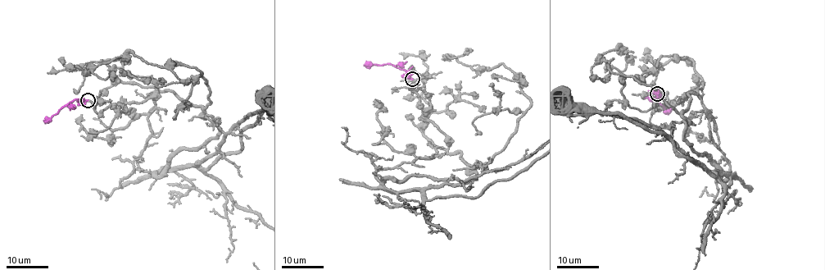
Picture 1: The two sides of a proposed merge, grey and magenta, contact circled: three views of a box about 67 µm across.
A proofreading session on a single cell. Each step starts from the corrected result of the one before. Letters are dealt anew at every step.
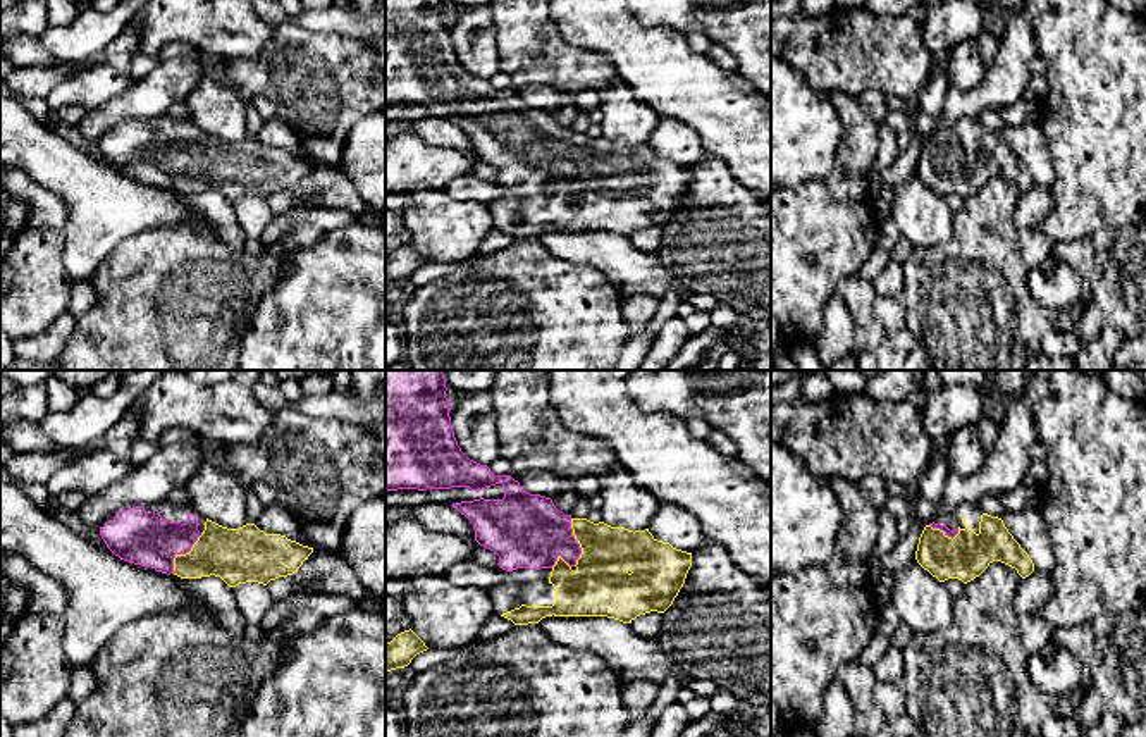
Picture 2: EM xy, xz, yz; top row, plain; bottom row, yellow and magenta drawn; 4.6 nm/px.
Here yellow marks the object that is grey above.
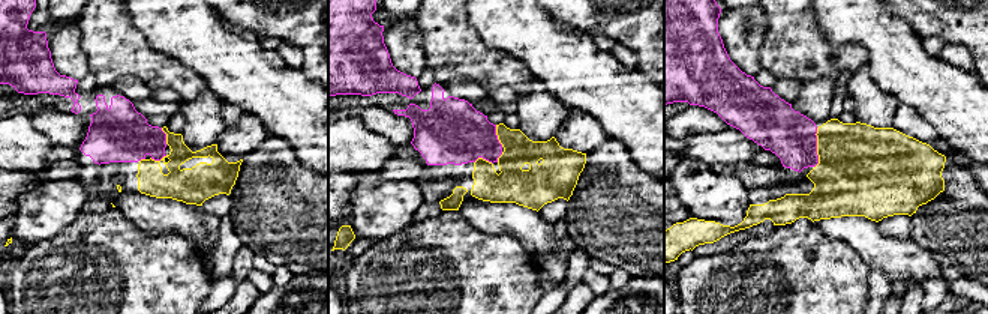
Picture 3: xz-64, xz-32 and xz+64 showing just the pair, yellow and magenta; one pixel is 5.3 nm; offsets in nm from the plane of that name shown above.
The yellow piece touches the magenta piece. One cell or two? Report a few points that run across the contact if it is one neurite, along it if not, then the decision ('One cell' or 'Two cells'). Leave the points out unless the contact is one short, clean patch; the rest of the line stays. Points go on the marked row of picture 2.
Line: xy (234, 555), (181, 555), (174, 548), (131, 536). One cell

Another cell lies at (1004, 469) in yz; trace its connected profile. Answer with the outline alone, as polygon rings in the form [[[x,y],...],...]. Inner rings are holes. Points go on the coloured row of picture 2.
[[[1034,370],[1022,394],[1000,417],[1000,432],[983,467],[972,475],[950,470],[945,479],[945,513],[955,513],[962,503],[979,505],[984,496],[1014,491],[1031,467],[1029,449],[1038,443],[1034,405],[1050,393],[1053,370]]]

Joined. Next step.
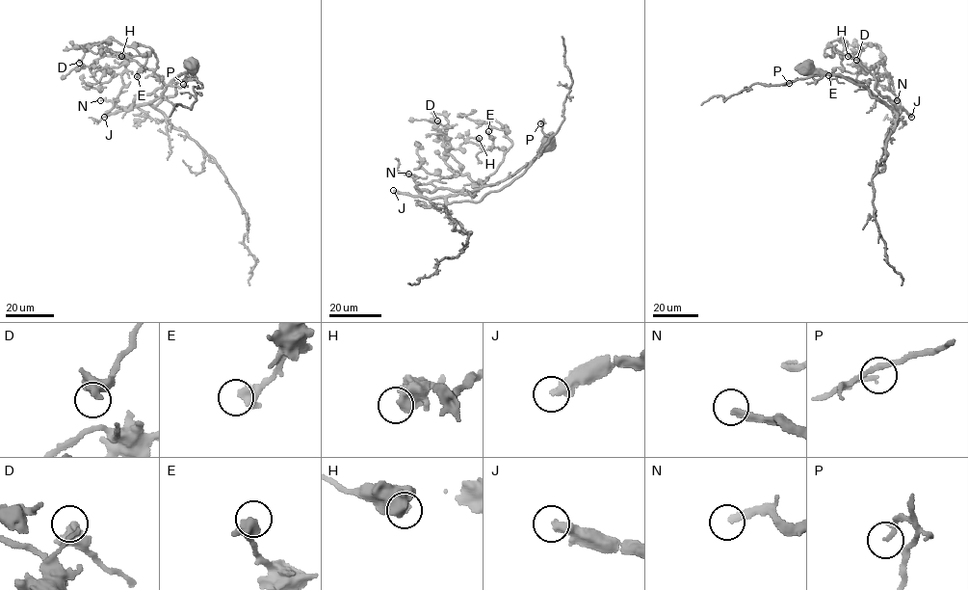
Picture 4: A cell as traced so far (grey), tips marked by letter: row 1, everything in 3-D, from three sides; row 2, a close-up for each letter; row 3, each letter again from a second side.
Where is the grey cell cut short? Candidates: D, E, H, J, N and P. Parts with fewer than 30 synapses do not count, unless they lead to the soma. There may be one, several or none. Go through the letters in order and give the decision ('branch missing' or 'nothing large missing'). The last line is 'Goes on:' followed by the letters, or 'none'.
D: nothing large missing
E: nothing large missing
H: nothing large missing
J: branch missing
N: nothing large missing
P: nothing large missing
Goes on: J

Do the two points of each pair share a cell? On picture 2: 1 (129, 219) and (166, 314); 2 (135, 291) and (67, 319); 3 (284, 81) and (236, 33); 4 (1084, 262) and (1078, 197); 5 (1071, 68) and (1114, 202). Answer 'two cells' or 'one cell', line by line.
1: two cells
2: two cells
3: two cells
4: two cells
5: one cell

